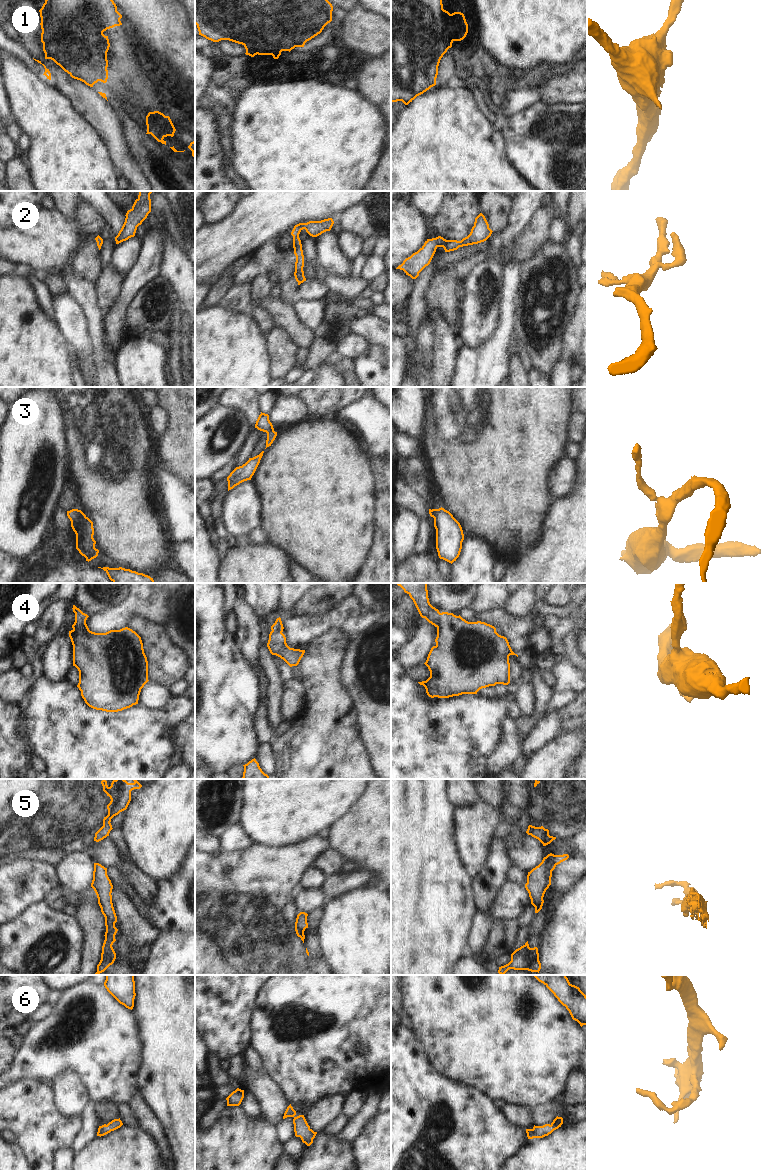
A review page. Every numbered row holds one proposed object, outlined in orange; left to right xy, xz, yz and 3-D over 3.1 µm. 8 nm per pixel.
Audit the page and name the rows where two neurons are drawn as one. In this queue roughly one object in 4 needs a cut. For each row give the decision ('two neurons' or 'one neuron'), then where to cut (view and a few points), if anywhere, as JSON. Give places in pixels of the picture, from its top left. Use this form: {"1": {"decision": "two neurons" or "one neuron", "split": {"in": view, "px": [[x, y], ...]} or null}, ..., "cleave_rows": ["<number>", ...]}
{"1": {"decision": "one neuron", "split": null}, "2": {"decision": "one neuron", "split": null}, "3": {"decision": "one neuron", "split": null}, "4": {"decision": "one neuron", "split": null}, "5": {"decision": "two neurons", "split": {"in": "xz", "px": [[295, 926], [303, 932]]}}, "6": {"decision": "one neuron", "split": null}, "cleave_rows": ["5"]}

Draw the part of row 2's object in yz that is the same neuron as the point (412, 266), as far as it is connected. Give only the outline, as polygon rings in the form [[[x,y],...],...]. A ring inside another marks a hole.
[[[480,213],[474,222],[470,234],[461,241],[446,240],[441,236],[427,239],[424,245],[410,257],[406,258],[396,269],[403,270],[406,275],[416,279],[419,273],[430,264],[436,249],[443,247],[445,252],[457,250],[459,247],[478,244],[486,241],[492,234],[485,216]]]

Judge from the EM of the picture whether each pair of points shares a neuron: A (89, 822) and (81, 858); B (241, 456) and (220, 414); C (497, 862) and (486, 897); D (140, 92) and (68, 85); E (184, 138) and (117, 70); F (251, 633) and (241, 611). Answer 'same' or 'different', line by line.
A: different
B: different
C: same
D: different
E: same
F: same

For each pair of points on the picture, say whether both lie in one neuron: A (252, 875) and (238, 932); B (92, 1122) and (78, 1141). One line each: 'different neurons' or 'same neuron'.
A: same neuron
B: same neuron

